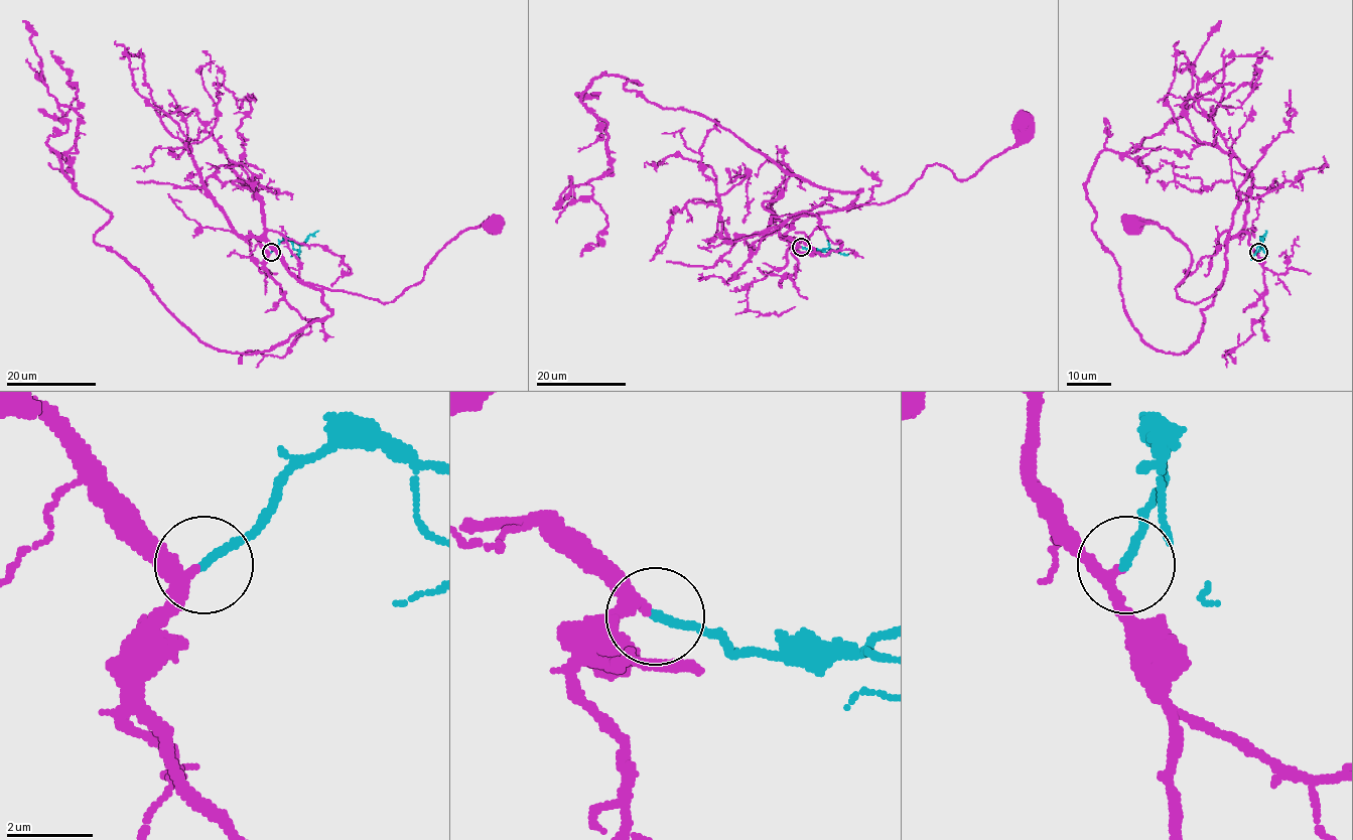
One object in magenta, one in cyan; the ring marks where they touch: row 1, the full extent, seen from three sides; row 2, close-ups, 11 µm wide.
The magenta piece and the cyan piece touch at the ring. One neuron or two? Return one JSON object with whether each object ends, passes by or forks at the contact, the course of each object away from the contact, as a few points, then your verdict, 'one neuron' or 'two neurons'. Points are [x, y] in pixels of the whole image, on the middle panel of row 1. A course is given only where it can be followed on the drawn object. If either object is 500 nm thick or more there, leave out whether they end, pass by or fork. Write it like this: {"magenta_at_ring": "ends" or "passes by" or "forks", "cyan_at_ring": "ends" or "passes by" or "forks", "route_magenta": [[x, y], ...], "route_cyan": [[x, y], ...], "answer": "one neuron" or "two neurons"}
{"magenta_at_ring": "passes by", "cyan_at_ring": "ends", "route_magenta": [[800, 246], [779, 234], [797, 214], [891, 201], [937, 163], [958, 179], [970, 178], [1016, 142], [1023, 119]], "route_cyan": [[800, 247], [848, 254]], "answer": "one neuron"}

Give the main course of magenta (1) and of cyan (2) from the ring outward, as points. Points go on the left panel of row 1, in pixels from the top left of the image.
1: (270, 252), (304, 282), (388, 303), (417, 284), (428, 263), (463, 231), (491, 219), (493, 223)
2: (270, 252), (285, 240), (301, 245), (318, 231)

